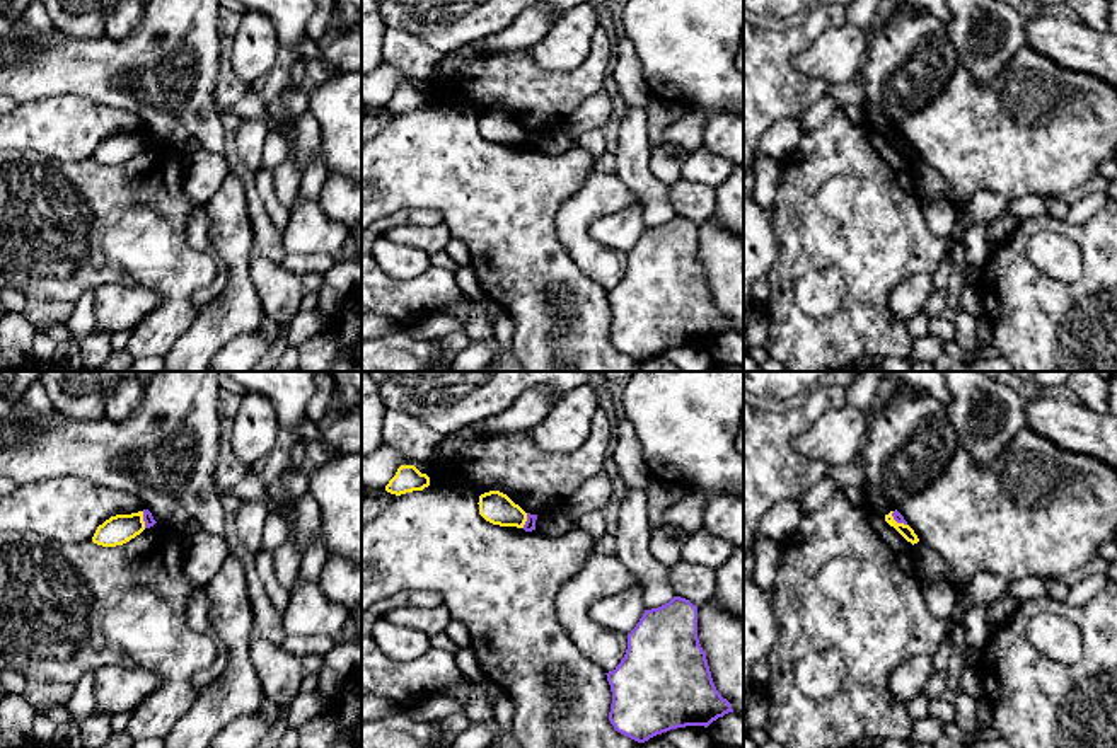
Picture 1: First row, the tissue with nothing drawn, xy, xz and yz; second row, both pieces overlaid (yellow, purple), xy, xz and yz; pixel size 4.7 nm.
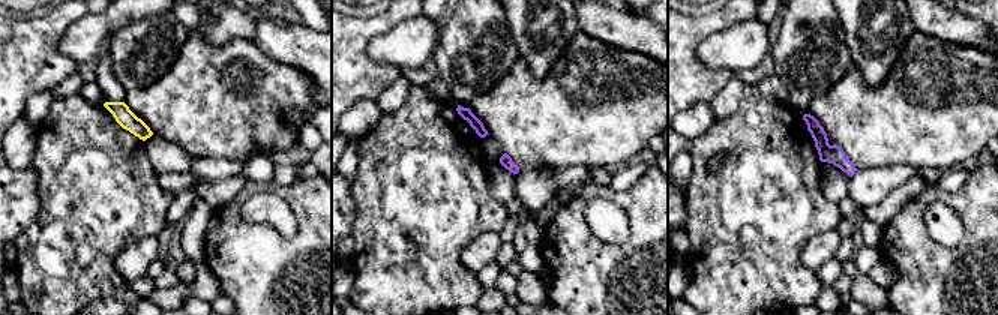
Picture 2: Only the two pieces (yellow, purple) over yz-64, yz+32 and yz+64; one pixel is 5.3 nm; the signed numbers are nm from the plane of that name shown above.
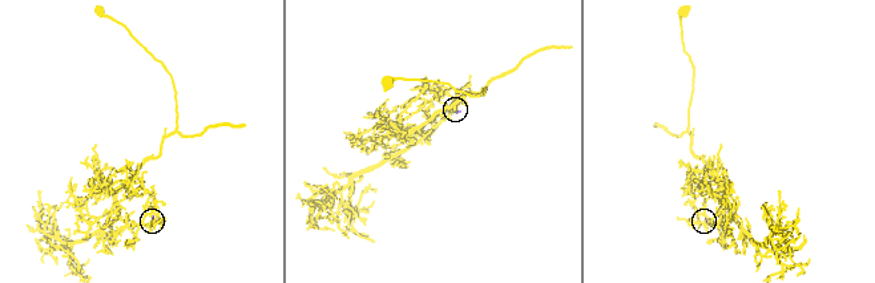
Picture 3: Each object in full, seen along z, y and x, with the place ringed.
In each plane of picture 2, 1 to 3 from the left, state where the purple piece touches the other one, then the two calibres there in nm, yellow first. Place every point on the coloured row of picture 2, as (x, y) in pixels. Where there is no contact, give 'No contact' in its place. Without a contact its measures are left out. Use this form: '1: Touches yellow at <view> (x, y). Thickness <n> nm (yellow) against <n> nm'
1: No contact
2: No contact
3: No contact

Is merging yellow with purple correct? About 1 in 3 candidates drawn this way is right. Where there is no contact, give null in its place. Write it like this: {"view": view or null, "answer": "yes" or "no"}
{"view": "xz", "answer": "no"}

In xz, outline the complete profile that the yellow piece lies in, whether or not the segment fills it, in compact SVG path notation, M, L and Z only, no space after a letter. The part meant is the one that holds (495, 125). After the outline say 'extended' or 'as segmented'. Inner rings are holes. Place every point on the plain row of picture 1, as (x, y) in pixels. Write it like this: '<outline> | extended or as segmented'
M500 109L481 112L477 123L479 133L493 143L524 147L527 140L527 131Z | as segmented

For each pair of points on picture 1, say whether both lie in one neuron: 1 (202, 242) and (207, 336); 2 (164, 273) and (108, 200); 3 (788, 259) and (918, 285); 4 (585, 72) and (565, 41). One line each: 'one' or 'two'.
1: two
2: one
3: two
4: two

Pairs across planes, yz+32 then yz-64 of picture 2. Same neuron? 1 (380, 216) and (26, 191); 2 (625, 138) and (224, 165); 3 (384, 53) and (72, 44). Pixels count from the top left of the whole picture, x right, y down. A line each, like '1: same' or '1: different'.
1: different
2: different
3: same

